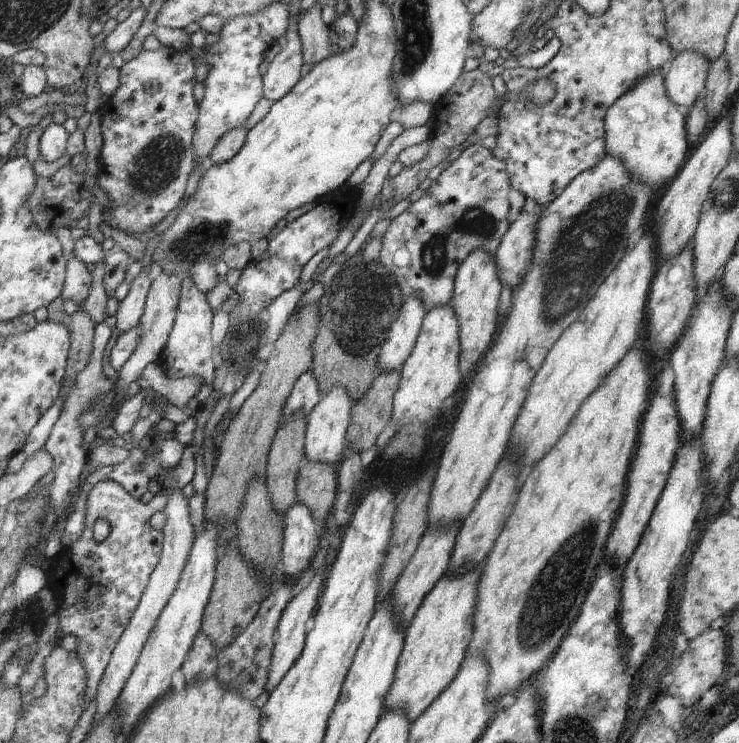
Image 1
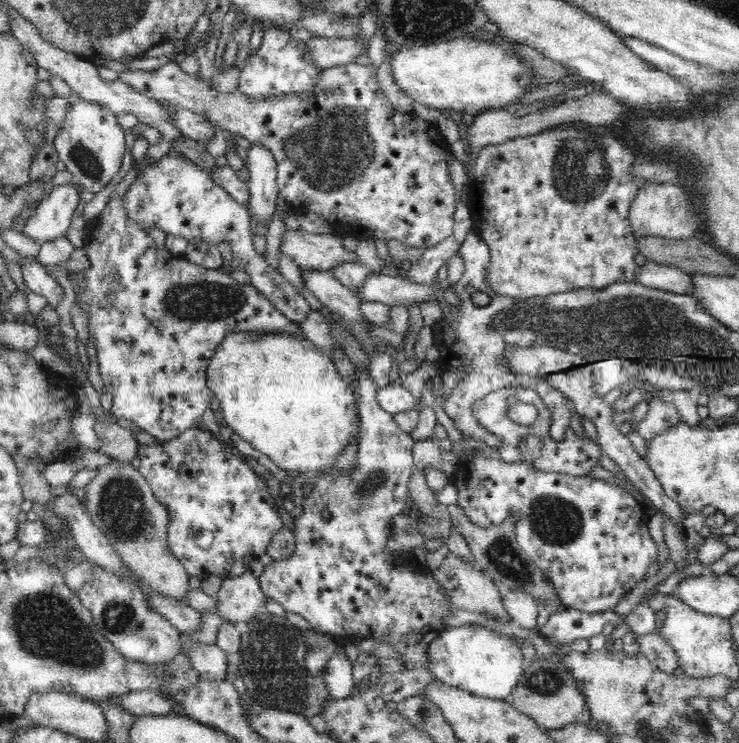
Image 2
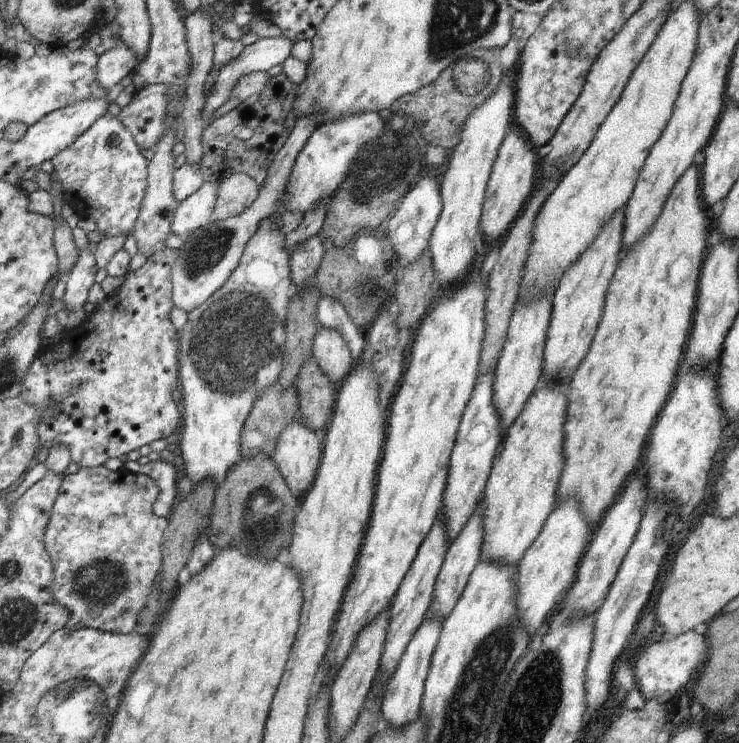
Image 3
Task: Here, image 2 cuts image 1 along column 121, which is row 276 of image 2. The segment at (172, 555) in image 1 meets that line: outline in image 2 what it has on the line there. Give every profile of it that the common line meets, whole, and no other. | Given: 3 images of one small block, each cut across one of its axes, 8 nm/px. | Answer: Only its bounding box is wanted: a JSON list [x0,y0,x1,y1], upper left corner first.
[634,261,694,295]

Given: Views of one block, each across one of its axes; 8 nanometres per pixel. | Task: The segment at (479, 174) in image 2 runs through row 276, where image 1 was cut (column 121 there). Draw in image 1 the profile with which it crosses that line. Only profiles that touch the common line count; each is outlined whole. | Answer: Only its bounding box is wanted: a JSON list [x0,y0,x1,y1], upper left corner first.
[46,481,167,709]

